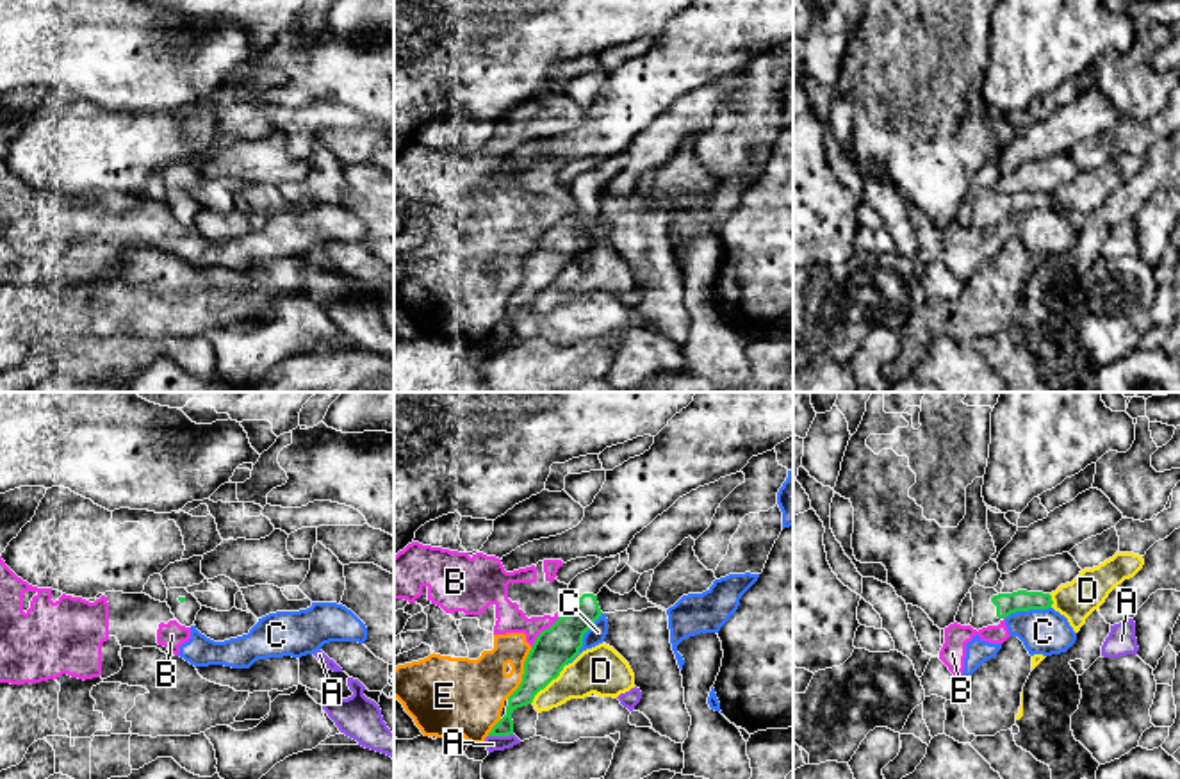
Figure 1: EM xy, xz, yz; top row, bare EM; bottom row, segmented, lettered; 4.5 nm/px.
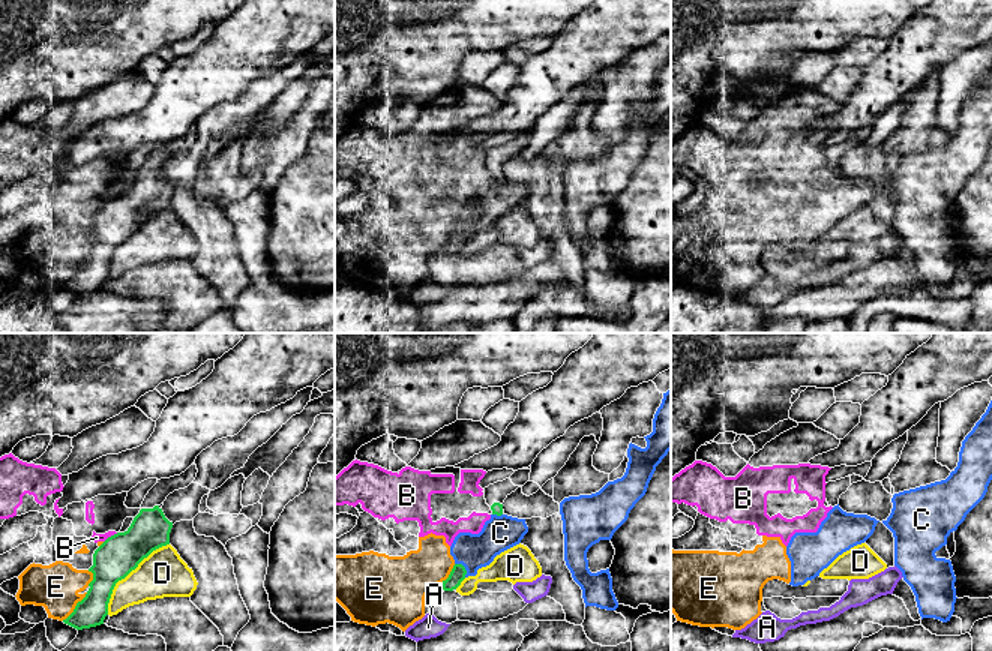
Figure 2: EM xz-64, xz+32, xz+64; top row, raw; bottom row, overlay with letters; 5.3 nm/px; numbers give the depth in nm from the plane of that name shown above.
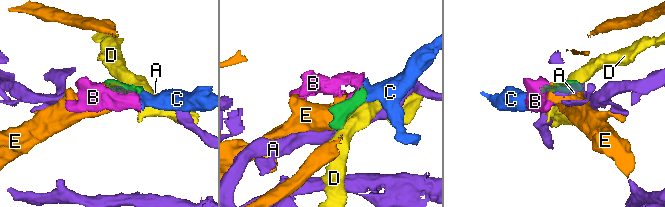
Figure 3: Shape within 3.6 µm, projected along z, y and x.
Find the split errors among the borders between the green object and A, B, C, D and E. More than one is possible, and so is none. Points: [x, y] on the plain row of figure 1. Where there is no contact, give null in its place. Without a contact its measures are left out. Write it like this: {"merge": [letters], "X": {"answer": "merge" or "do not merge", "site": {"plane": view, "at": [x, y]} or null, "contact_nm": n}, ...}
{"merge": [], "A": {"answer": "do not merge", "site": {"plane": "xz", "at": [499, 336]}, "contact_nm": 110}, "B": {"answer": "do not merge", "site": {"plane": "xz", "at": [542, 232]}, "contact_nm": 200}, "C": {"answer": "do not merge", "site": {"plane": "xz", "at": [581, 241]}, "contact_nm": 280}, "D": {"answer": "do not merge", "site": {"plane": "xz", "at": [548, 284]}, "contact_nm": 240}, "E": {"answer": "do not merge", "site": {"plane": "xz", "at": [524, 273]}, "contact_nm": 260}}

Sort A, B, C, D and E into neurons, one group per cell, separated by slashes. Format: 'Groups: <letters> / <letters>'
Groups: A / B C E / D

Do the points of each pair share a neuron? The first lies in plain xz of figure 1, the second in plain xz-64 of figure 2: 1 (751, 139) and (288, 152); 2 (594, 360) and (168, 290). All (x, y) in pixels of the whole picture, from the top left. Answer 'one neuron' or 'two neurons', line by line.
1: one neuron
2: two neurons

